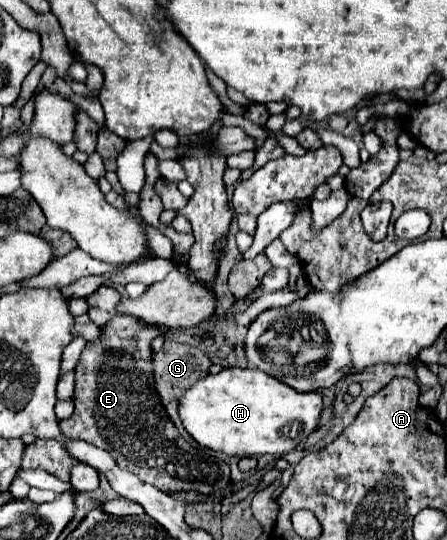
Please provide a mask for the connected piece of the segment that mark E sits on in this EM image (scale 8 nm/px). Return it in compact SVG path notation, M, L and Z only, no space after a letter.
M117 315L103 329L103 339L99 343L87 343L83 351L83 359L79 359L75 367L75 413L69 419L59 421L59 429L67 439L85 441L95 447L105 449L119 463L119 467L137 475L141 481L155 485L163 493L213 493L227 487L231 469L229 465L213 455L211 451L199 451L189 445L183 435L177 431L175 423L167 415L159 393L155 391L153 376L151 342L157 335L163 335L159 327L151 327L149 323L139 323L133 315Z

